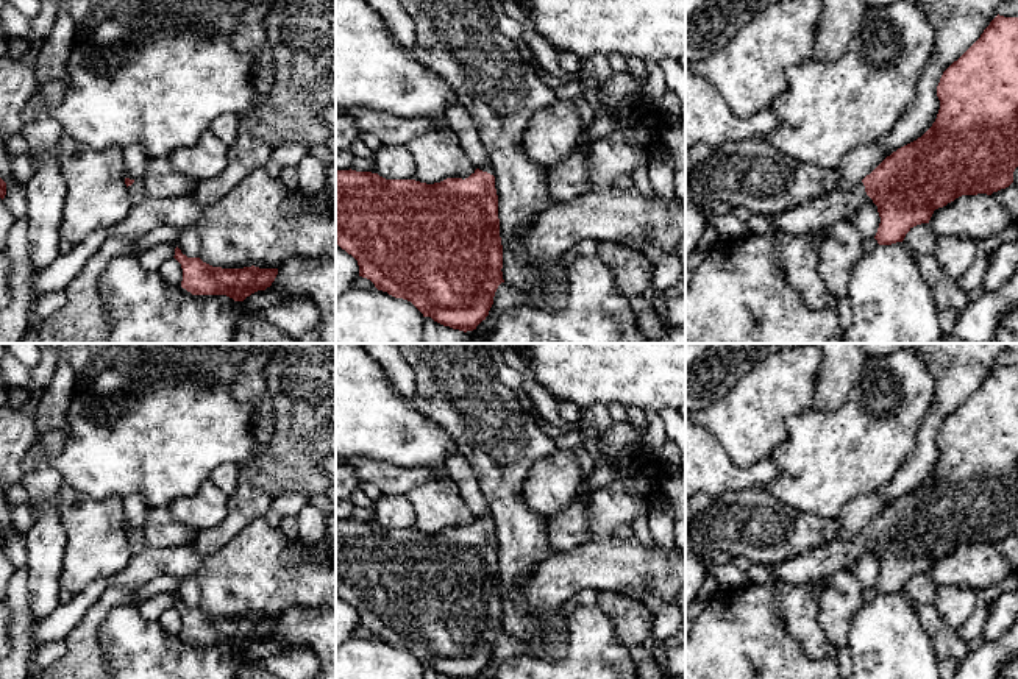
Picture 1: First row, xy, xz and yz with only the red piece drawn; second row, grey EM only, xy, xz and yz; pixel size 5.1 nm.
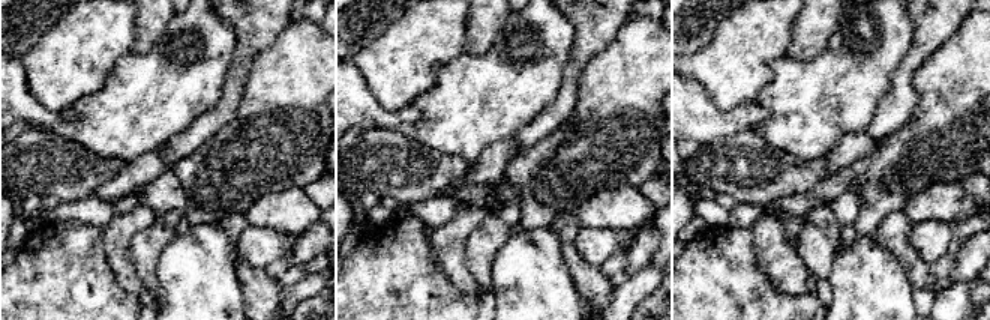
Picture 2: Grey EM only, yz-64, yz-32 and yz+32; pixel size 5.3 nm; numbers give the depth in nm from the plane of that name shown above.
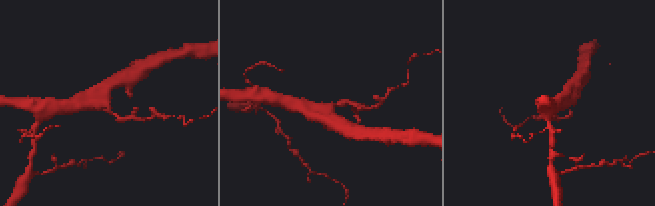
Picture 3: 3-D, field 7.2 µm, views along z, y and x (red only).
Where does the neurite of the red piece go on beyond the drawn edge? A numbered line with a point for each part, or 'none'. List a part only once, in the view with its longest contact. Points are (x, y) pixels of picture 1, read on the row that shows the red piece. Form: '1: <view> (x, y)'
1: yz (839, 205)

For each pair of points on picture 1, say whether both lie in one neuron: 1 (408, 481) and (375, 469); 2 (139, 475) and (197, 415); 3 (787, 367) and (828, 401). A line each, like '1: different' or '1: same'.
1: same
2: same
3: different

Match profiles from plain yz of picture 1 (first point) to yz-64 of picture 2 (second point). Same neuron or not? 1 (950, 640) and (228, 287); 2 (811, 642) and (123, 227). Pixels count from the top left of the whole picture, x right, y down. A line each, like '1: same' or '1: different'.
1: different
2: same

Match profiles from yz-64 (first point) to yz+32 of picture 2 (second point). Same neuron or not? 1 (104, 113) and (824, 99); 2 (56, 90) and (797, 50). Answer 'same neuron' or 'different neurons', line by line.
1: same neuron
2: different neurons

